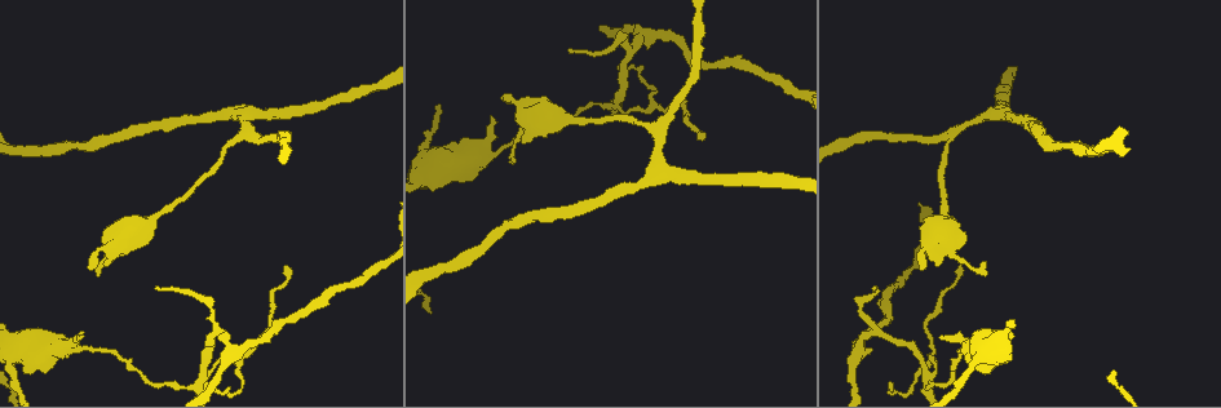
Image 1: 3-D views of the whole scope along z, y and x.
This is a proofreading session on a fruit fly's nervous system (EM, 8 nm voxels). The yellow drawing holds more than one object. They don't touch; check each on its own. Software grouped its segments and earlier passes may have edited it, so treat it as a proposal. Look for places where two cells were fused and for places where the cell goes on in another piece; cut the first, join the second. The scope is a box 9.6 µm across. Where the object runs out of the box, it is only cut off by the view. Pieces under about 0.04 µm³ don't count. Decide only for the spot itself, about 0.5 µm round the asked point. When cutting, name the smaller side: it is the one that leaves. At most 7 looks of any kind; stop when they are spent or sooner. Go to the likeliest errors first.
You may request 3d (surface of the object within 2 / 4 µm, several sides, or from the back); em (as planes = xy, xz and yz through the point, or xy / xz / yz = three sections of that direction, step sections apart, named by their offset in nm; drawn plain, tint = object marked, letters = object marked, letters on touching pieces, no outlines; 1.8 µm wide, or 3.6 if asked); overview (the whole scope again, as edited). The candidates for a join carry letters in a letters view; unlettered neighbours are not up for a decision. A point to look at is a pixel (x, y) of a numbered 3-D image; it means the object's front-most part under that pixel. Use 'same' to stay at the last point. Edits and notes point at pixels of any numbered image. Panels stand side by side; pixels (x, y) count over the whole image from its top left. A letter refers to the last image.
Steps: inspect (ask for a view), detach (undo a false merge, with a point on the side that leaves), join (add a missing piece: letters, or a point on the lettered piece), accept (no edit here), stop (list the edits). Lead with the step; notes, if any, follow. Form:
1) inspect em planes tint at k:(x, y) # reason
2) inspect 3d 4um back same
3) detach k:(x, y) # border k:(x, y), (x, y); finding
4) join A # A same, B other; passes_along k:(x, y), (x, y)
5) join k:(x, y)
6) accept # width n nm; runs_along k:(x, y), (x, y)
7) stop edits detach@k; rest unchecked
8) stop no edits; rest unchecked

inspect em planes letters at 1:(490, 119) # branch stops here

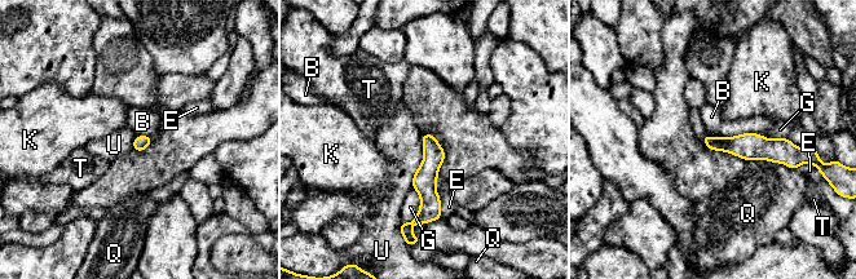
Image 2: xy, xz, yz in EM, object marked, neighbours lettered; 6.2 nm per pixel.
accept # longest_contact U 340 nm; B other, E other, G other, K other, Q other, T other, U other; border 2:(423, 134), (423, 160), (411, 187); no lettered piece goes on from it

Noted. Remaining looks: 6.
inspect em xz step 8 letters at 1:(927, 378) # abrupt turn

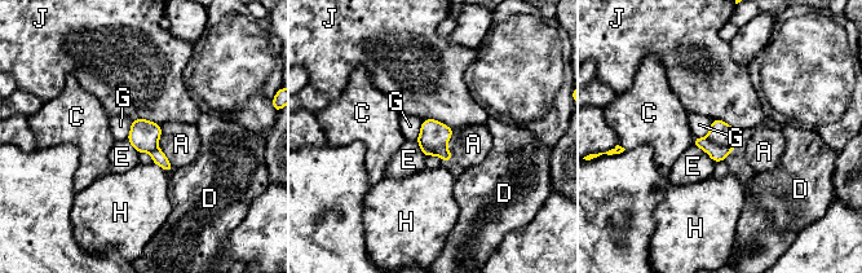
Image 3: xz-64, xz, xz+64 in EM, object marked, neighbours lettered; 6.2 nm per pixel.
detach 3:(433, 135) # longest_contact A 280 nm; A other, C other, D other, E other, G other, H other, J other; border 3:(419, 142), (433, 149), (445, 146); two cells meet here

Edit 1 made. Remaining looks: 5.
stop edits detach@3; rest unchecked

